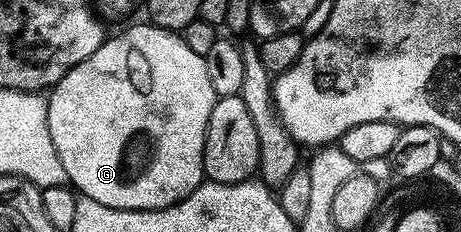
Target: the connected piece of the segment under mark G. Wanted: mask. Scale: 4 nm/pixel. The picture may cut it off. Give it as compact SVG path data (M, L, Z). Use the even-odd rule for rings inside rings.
M144 22L119 32L116 36L108 35L101 47L93 50L85 62L73 66L56 82L46 97L47 121L49 122L49 138L53 138L53 146L57 150L57 158L61 158L61 166L65 166L65 174L68 181L76 184L82 195L93 198L93 202L101 202L101 206L110 208L124 208L125 210L137 210L138 212L156 212L159 208L168 208L174 204L180 204L197 186L204 183L203 174L203 147L205 146L205 134L209 114L213 114L213 106L216 102L213 82L209 82L209 70L204 56L189 50L189 46L183 41L178 31L169 28L158 28L156 24Z

